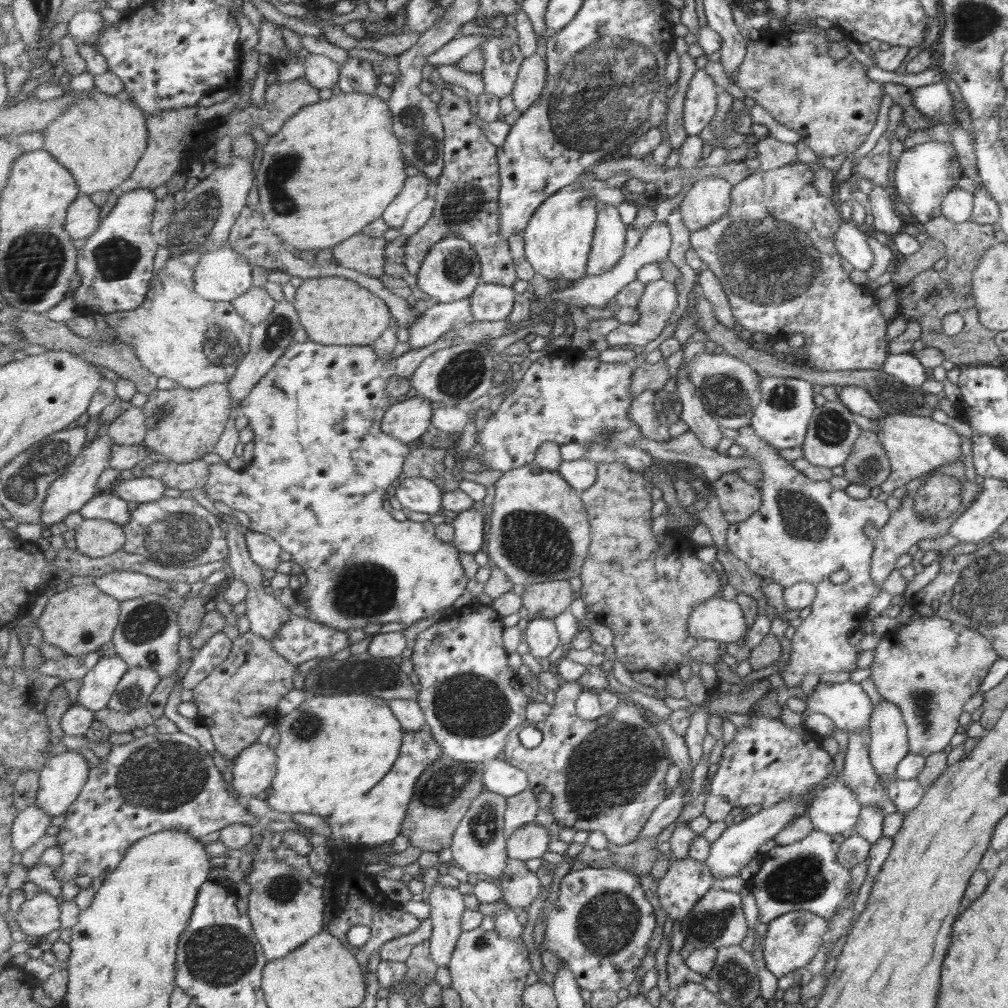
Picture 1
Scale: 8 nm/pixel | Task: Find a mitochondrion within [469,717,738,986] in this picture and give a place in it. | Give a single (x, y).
(604, 766)

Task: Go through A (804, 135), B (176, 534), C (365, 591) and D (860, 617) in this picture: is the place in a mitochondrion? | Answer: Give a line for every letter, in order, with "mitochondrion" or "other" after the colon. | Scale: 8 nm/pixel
A: other
B: mitochondrion
C: mitochondrion
D: other

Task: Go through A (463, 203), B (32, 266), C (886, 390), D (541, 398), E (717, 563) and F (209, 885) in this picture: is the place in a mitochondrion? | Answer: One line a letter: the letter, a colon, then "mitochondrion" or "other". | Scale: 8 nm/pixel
A: mitochondrion
B: mitochondrion
C: mitochondrion
D: other
E: other
F: other

